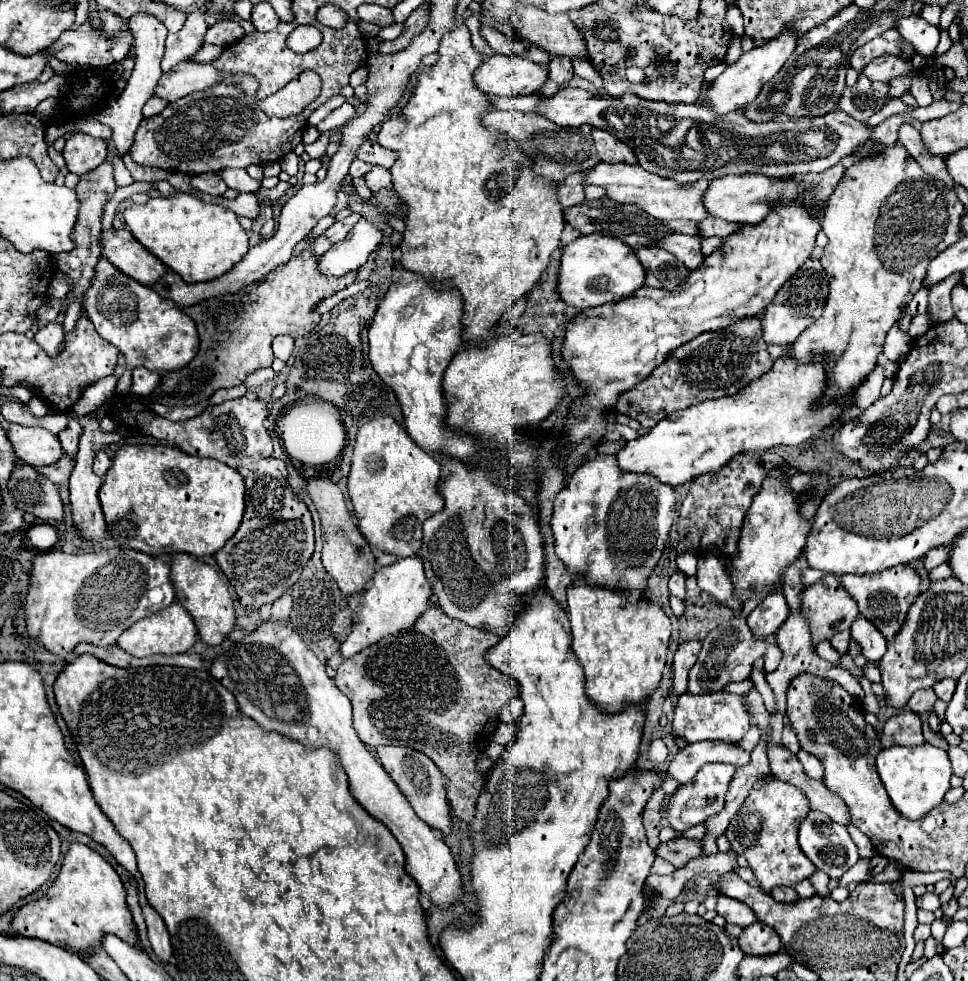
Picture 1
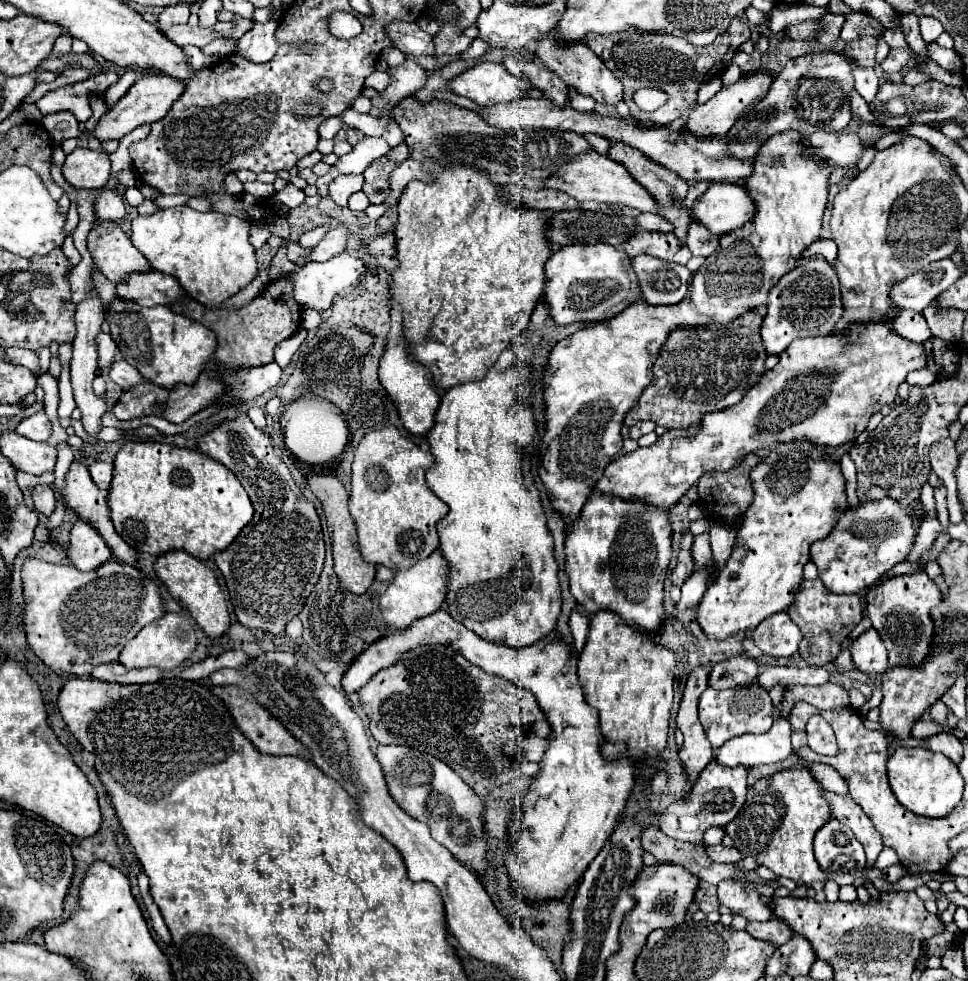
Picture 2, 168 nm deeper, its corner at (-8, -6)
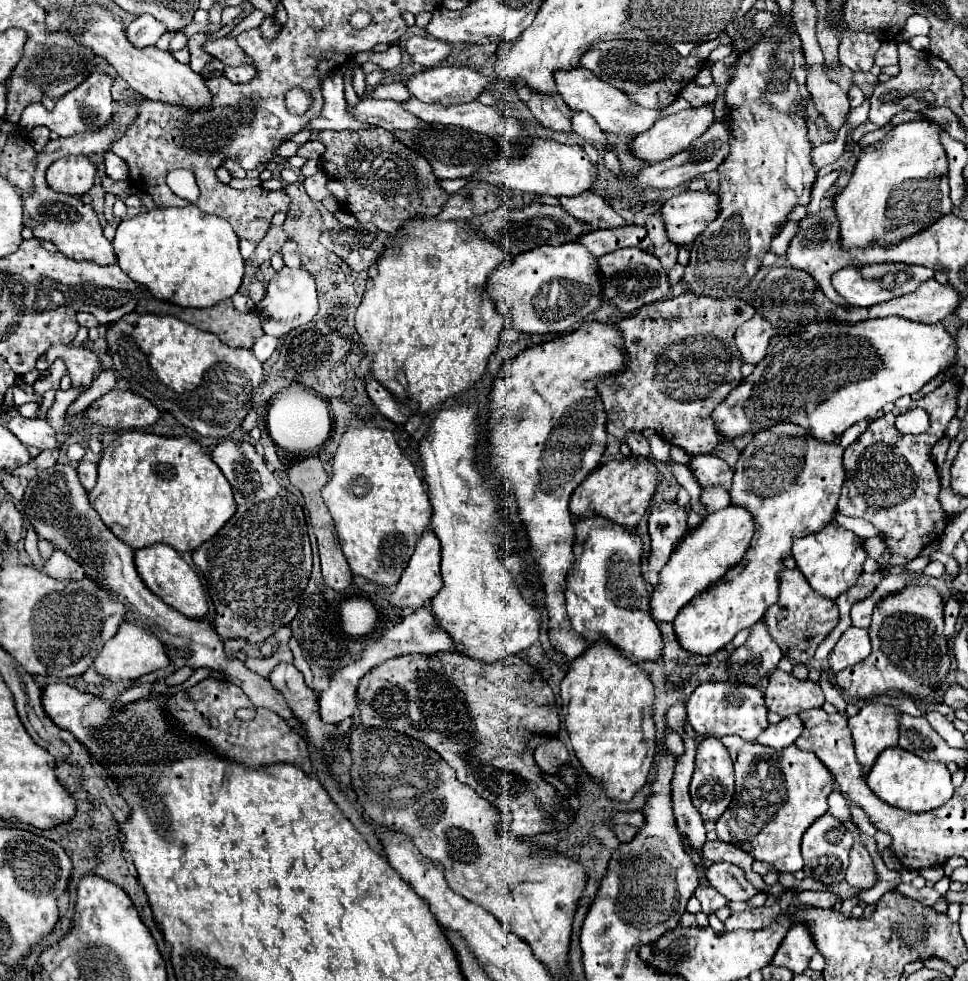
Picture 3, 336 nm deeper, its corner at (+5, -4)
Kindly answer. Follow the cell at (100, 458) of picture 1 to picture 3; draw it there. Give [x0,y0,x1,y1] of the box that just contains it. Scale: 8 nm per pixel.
[77,460,97,490]

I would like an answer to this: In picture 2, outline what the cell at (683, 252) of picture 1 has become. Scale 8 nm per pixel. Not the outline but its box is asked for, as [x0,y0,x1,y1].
[622,232,692,264]

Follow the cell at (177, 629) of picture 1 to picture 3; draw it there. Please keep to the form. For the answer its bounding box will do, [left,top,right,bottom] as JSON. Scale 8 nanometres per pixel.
[95,622,169,682]

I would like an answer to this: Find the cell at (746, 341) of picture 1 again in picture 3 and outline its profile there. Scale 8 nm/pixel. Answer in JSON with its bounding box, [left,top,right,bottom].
[599,292,755,456]

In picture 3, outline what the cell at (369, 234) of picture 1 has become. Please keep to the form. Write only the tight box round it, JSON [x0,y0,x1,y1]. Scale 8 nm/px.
[255,266,317,336]

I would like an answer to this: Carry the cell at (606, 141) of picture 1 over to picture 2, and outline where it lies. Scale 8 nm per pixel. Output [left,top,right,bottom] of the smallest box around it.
[608,142,692,242]

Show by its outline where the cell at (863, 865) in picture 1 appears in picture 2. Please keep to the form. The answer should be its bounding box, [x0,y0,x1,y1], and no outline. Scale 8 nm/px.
[724,762,832,884]

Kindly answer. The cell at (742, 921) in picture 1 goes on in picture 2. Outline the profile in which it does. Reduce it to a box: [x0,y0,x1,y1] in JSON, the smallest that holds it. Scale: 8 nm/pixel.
[718,880,772,922]

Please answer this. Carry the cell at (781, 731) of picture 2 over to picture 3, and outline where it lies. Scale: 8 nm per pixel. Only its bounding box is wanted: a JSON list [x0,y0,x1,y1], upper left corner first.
[753,714,803,750]

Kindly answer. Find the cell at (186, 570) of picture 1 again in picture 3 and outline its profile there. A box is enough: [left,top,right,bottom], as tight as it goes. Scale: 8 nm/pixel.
[135,544,207,620]

